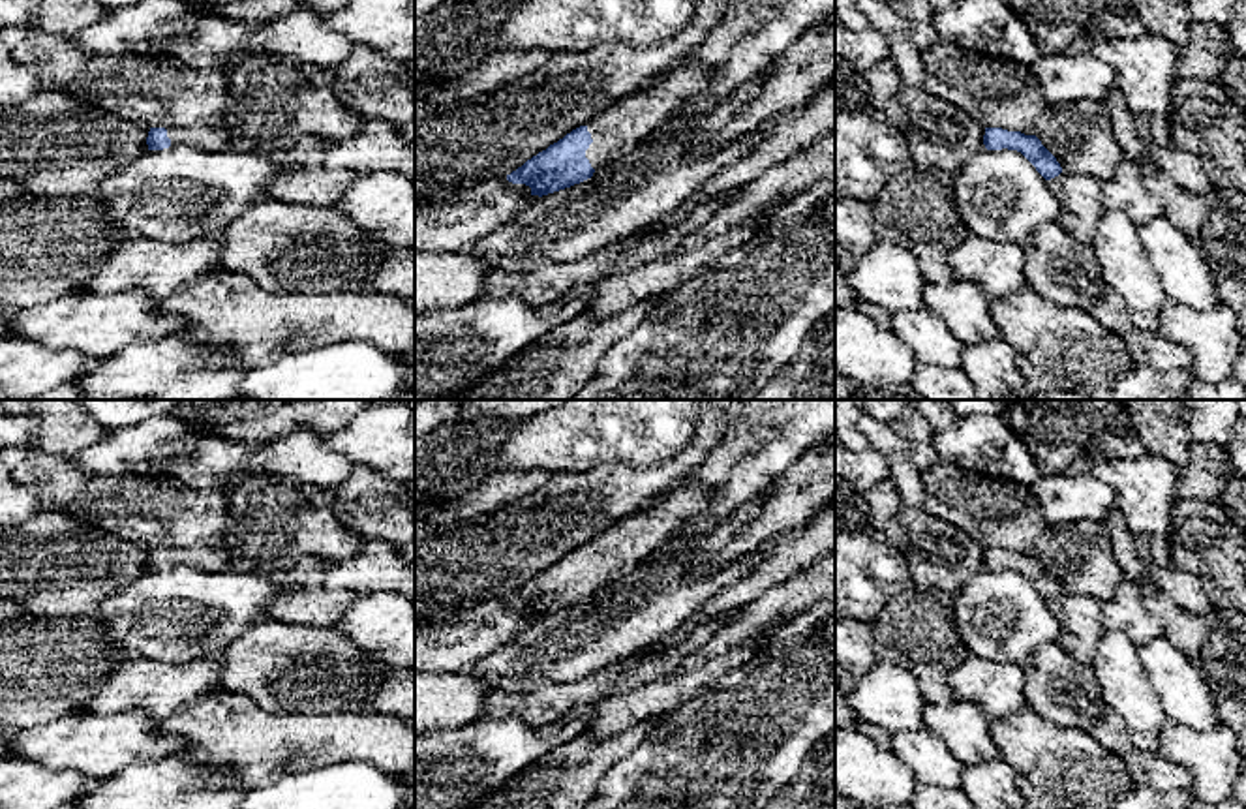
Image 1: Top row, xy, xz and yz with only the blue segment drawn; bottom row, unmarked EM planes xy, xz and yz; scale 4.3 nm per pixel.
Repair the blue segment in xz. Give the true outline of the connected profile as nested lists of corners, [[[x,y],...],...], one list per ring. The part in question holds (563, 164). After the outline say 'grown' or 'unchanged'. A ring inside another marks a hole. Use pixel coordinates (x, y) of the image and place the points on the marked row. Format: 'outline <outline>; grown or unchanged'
outline [[[692,60],[674,64],[655,84],[638,88],[621,98],[585,126],[572,130],[546,150],[527,160],[522,167],[507,175],[507,180],[525,184],[531,188],[531,195],[542,197],[591,178],[595,171],[623,160],[644,139],[655,133],[691,96],[706,88],[706,79],[707,69]]]; grown

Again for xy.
outline [[[201,120],[193,126],[150,128],[146,137],[148,150],[186,145],[203,152],[220,152],[229,143],[231,137],[220,120]]]; grown

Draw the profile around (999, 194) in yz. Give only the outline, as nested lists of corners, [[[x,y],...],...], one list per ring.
[[[983,148],[951,176],[957,210],[980,238],[1023,244],[1043,223],[1058,221],[1060,201],[1017,150]]]

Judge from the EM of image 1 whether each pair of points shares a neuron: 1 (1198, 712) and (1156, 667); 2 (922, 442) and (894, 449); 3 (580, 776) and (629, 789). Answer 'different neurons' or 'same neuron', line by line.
1: same neuron
2: different neurons
3: different neurons

